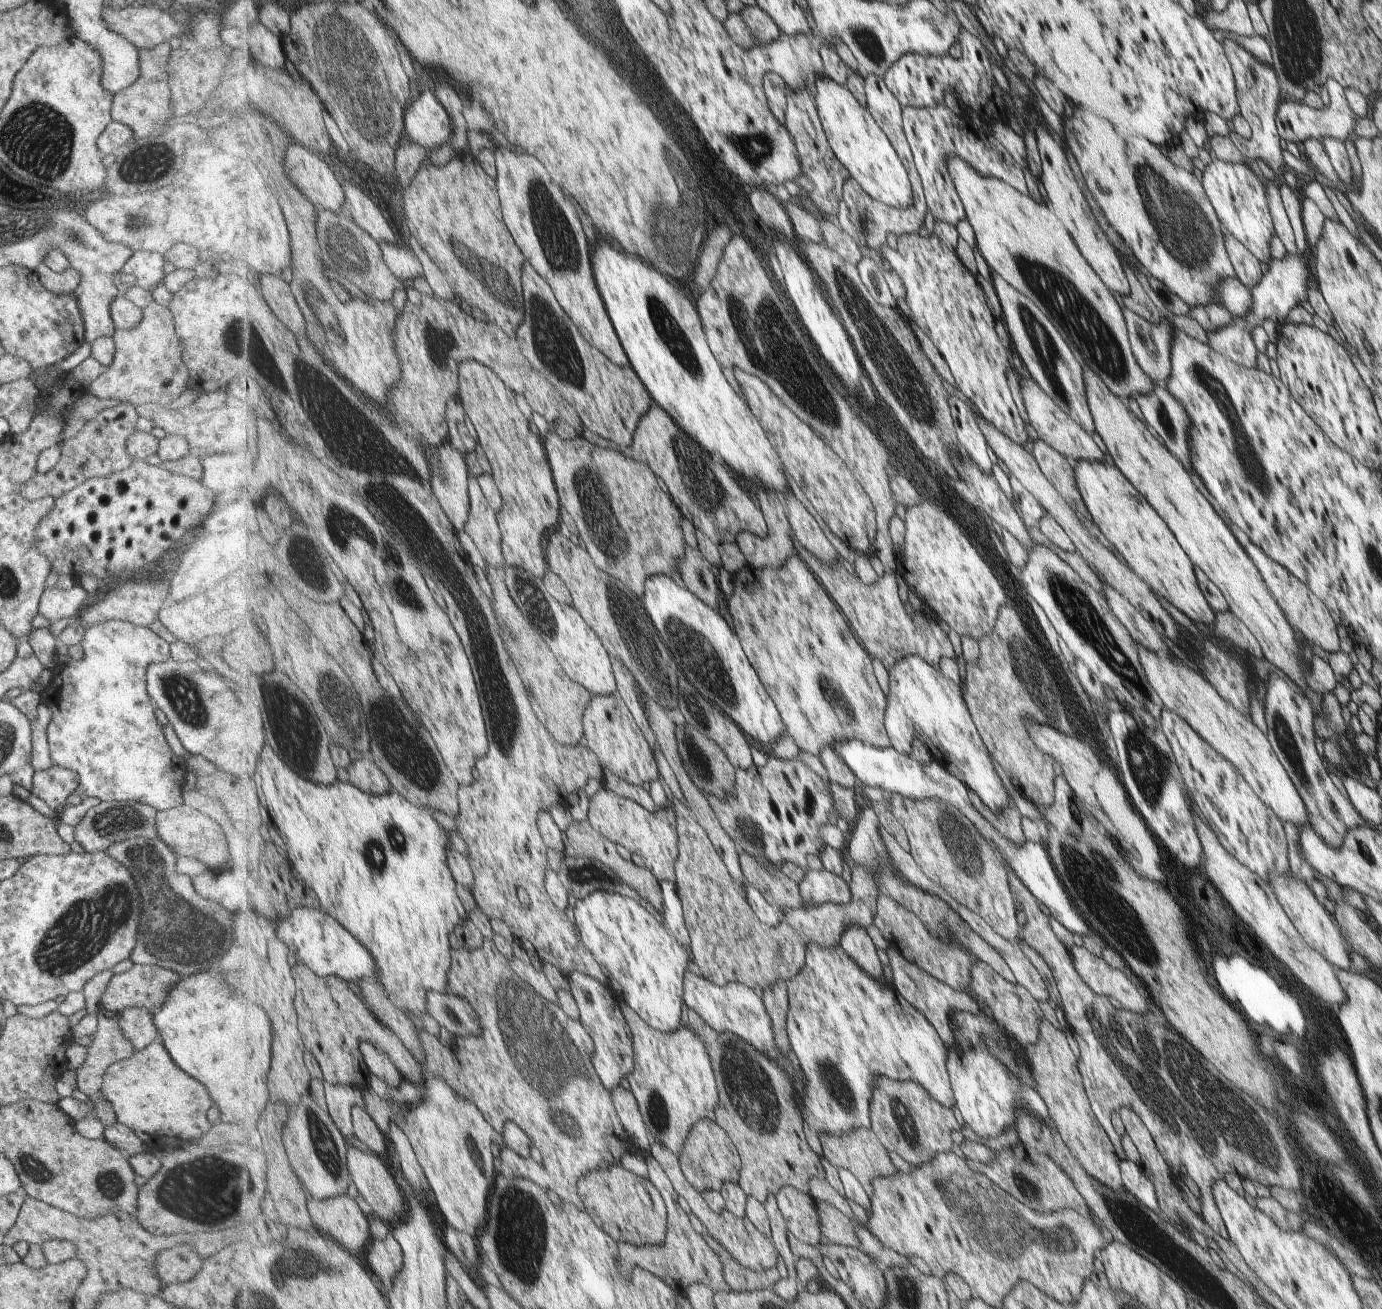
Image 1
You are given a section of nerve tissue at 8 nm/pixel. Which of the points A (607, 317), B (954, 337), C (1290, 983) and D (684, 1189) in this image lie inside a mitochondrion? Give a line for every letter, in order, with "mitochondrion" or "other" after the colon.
A: other
B: other
C: other
D: other

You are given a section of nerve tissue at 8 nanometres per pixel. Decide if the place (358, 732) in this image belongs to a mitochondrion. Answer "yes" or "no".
yes

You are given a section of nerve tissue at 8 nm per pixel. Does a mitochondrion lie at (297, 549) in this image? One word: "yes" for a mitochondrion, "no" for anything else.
yes

